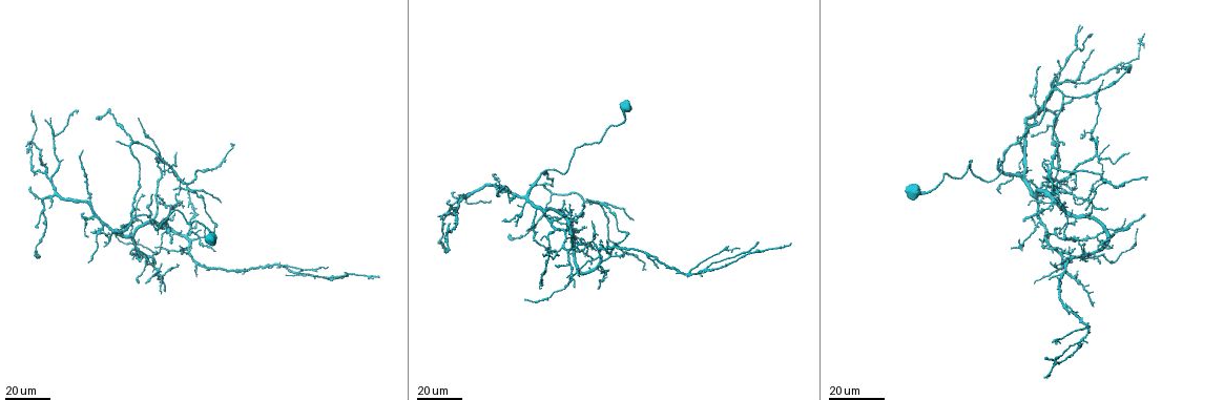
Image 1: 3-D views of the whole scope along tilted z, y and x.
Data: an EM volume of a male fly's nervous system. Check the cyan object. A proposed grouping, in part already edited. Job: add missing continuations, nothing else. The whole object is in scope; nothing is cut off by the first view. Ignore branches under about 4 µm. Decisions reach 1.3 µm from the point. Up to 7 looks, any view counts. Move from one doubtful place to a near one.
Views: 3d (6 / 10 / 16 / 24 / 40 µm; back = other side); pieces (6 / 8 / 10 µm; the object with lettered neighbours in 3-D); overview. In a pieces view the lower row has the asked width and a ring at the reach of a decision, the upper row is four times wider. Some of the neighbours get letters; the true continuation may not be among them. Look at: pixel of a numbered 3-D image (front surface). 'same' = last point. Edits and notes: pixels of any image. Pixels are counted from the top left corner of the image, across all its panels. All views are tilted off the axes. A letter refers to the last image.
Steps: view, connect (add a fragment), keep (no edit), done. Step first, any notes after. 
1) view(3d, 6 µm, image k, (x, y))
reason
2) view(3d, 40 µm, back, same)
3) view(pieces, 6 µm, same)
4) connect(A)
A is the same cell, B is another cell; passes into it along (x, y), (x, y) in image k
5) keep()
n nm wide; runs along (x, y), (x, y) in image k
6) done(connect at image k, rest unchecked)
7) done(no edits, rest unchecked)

view(3d, 24 µm, image 1, (608, 238))
branch stops here

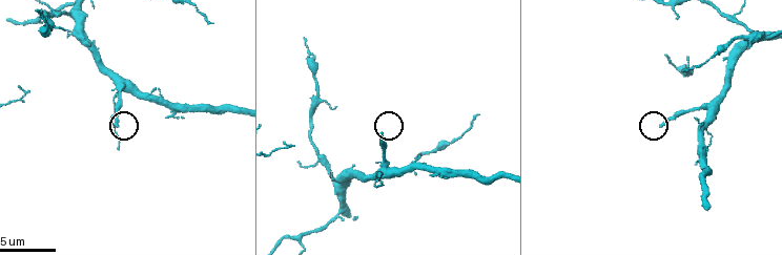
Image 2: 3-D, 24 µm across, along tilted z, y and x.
view(pieces, 10 µm, image 2, (118, 124))

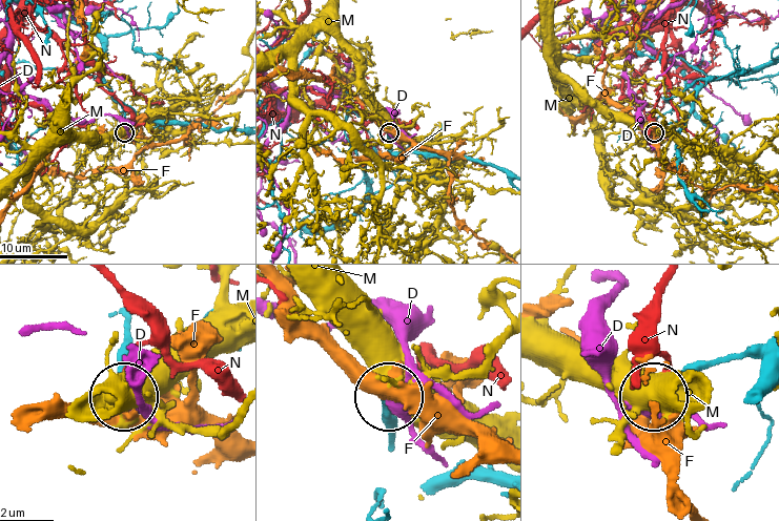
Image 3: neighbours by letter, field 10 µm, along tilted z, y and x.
keep()
210 nm wide; D, F, M and N are other cells; no lettered fragment goes on from it

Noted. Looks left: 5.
view(3d, 40 µm, image 1, (377, 276))
end of a long branch

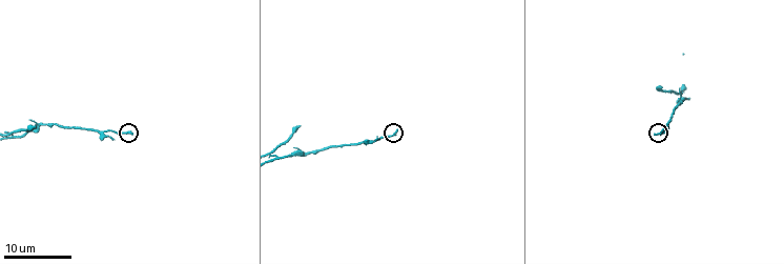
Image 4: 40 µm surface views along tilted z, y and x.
view(pieces, 6 µm, image 4, (131, 135))
what lies round it

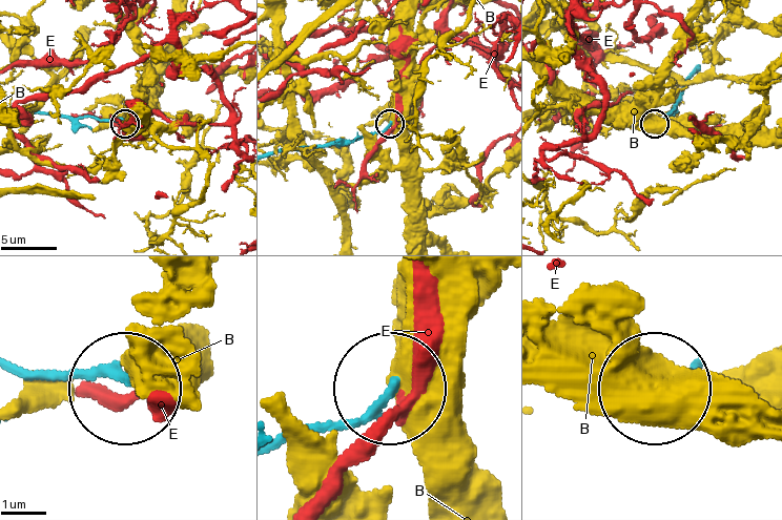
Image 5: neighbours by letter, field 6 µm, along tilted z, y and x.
keep()
170 nm wide; B and E are other cells; runs along (23, 373), (120, 383) in image 5; none of them fits

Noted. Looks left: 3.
view(3d, 40 µm, image 1, (118, 141))
free end

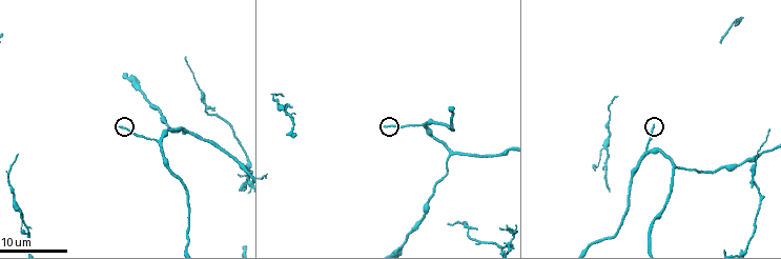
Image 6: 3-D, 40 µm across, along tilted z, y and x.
view(pieces, 10 µm, image 6, (654, 125))

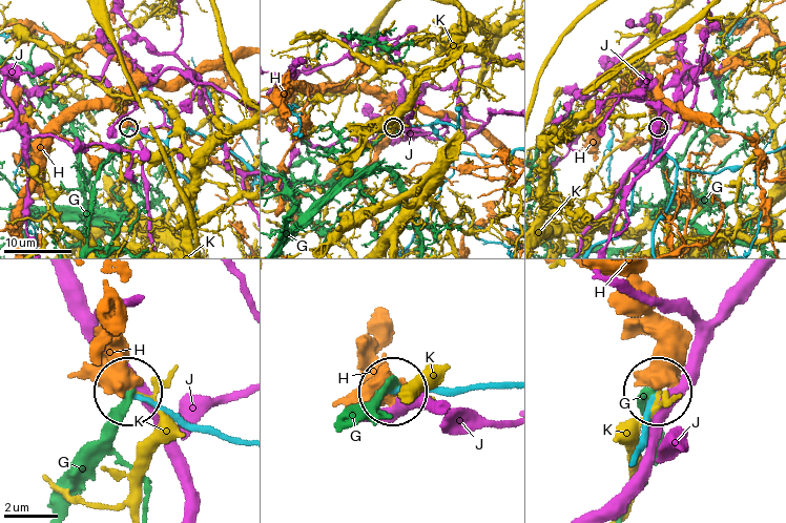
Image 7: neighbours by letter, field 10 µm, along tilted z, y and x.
keep()
G, H, J and K are other cells; runs along (633, 463), (657, 395) in image 7; no lettered fragment goes on from it

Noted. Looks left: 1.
done(no edits, rest unchecked)

